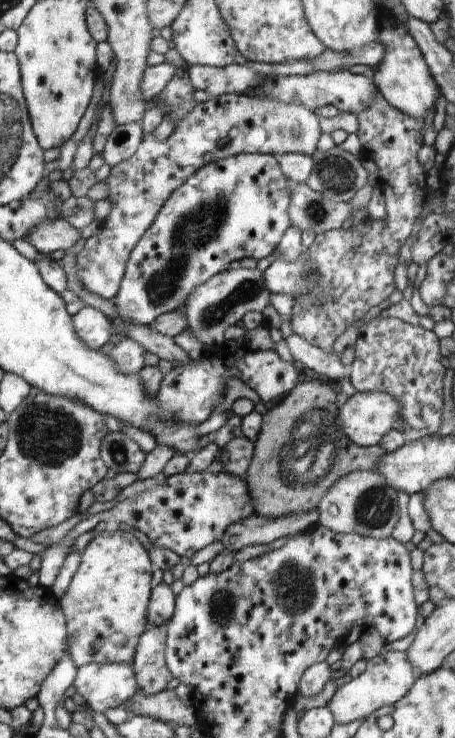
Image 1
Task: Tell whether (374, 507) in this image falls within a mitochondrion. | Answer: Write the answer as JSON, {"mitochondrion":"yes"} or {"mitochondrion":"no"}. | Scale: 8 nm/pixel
{"mitochondrion":"yes"}

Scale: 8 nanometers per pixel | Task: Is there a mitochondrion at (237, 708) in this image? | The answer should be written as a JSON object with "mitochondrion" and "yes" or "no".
{"mitochondrion":"no"}

